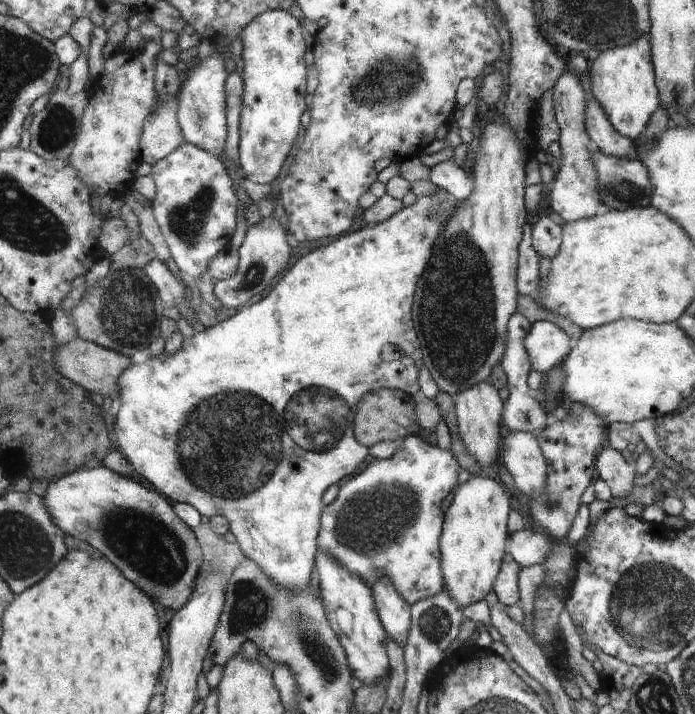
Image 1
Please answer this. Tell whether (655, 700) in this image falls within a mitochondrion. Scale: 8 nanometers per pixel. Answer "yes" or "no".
yes

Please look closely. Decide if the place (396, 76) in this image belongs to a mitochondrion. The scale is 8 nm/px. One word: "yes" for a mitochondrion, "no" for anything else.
yes

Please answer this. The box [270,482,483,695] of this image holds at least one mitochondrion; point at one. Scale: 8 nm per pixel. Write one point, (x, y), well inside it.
(435, 623)

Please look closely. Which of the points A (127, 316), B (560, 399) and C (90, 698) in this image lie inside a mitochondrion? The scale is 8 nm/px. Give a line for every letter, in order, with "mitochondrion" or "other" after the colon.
A: mitochondrion
B: other
C: other

